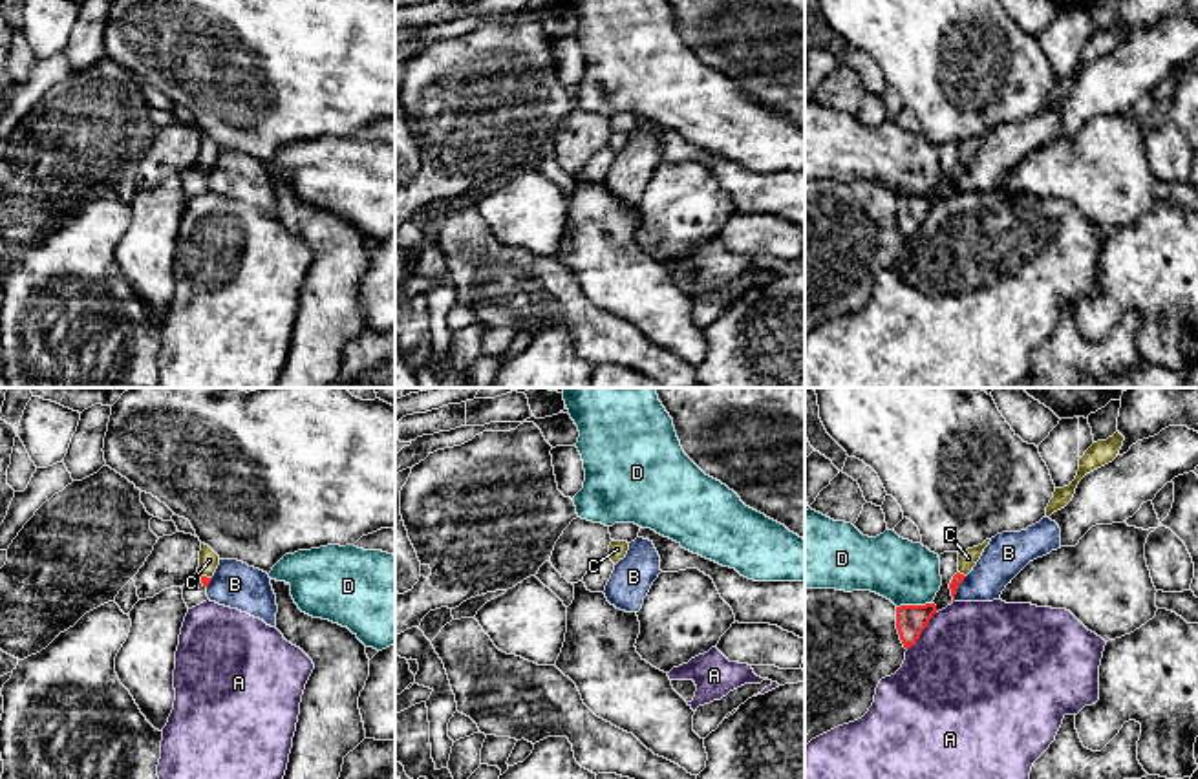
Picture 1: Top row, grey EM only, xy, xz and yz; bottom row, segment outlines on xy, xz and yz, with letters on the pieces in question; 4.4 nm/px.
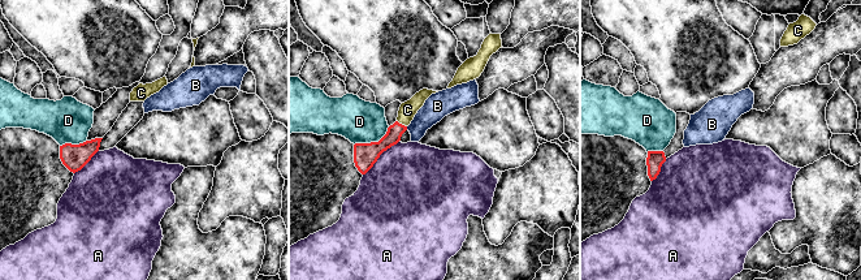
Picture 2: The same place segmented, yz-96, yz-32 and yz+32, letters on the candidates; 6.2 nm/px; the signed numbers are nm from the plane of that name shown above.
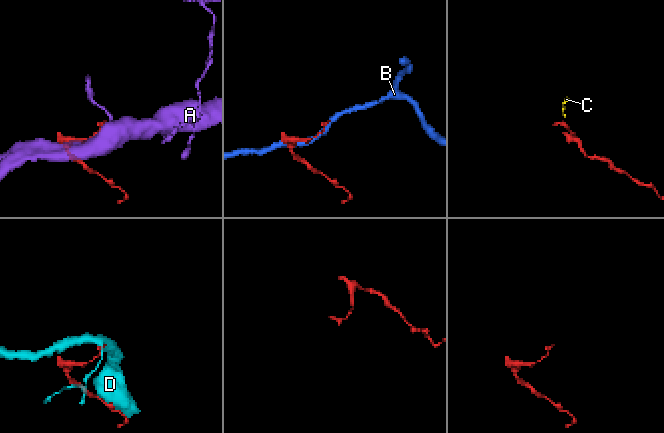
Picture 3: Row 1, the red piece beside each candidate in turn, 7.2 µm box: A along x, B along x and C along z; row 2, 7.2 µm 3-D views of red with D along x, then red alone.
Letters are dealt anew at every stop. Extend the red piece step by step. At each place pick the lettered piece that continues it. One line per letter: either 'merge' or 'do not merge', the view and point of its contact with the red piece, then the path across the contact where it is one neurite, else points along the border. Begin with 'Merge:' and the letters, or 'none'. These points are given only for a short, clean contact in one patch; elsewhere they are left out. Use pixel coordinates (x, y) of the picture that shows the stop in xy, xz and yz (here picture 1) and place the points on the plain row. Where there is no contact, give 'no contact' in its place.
Merge: C
A: do not merge | yz (922, 220)
B: do not merge | yz (957, 178)
C: merge | yz (962, 165) | across yz (957, 169), (962, 165), (968, 149)
D: do not merge | yz (913, 196)

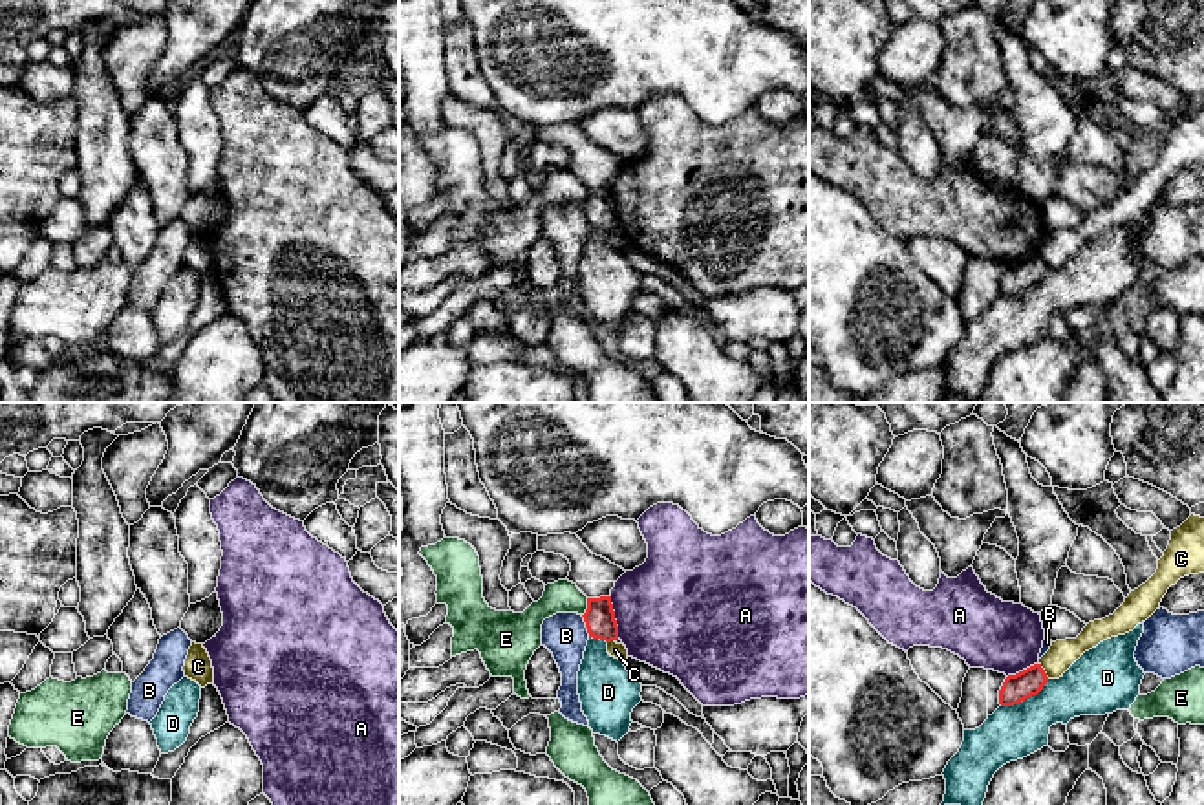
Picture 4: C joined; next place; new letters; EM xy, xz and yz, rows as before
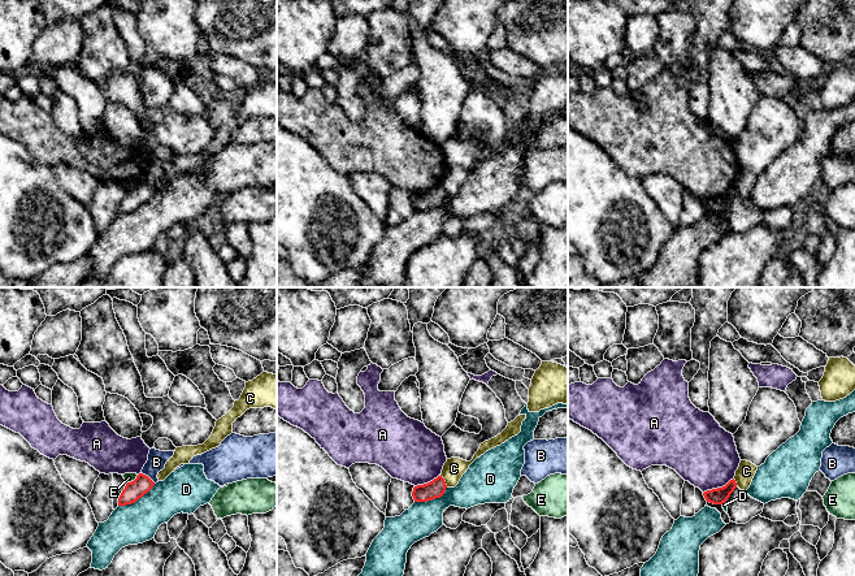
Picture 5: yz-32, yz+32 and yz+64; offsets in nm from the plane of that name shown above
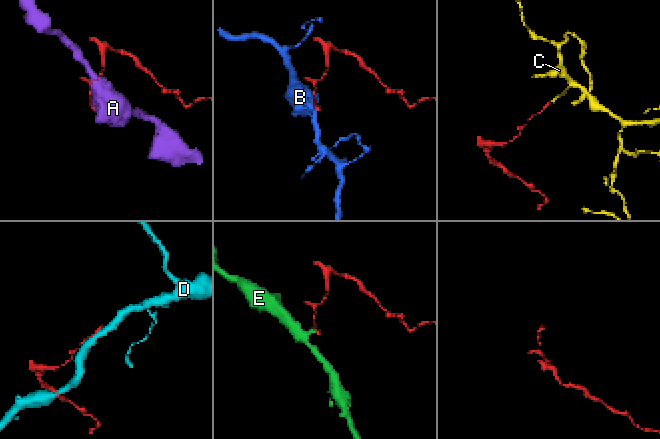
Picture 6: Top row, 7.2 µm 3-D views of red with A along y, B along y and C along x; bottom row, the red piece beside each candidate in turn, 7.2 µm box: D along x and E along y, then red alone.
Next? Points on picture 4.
Merge: none
A: do not merge | xz (613, 207) | along xz (610, 185), (619, 227)
B: do not merge | xz (586, 216) | along xz (580, 205), (590, 225)
C: do not merge | yz (1043, 260) | along yz (1040, 253), (1049, 268)
D: do not merge | yz (1025, 288)
E: do not merge | xz (588, 198) | along xz (588, 189), (588, 198), (582, 205)

